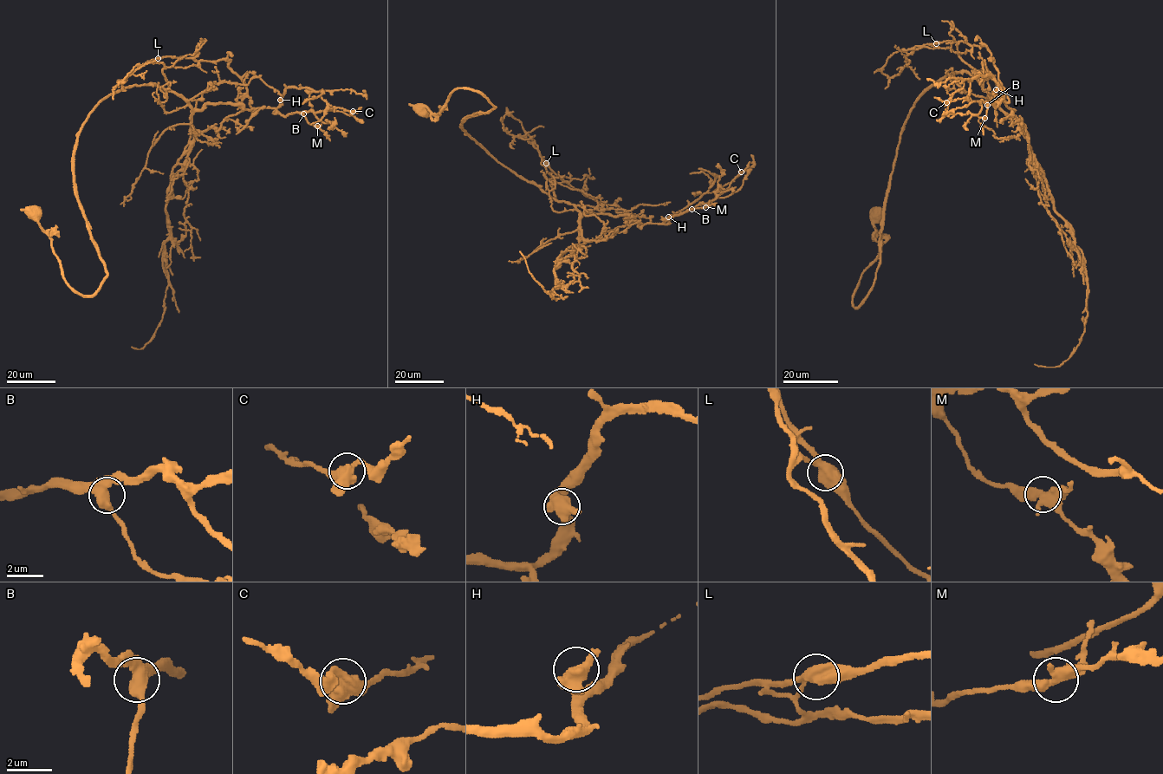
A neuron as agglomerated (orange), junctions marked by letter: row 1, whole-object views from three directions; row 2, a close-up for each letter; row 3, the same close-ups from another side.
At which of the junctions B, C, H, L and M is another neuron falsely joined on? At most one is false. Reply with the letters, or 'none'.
none

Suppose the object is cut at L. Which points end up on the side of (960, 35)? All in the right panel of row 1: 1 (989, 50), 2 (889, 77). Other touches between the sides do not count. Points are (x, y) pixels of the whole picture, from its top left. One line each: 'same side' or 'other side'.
1: same side
2: other side

